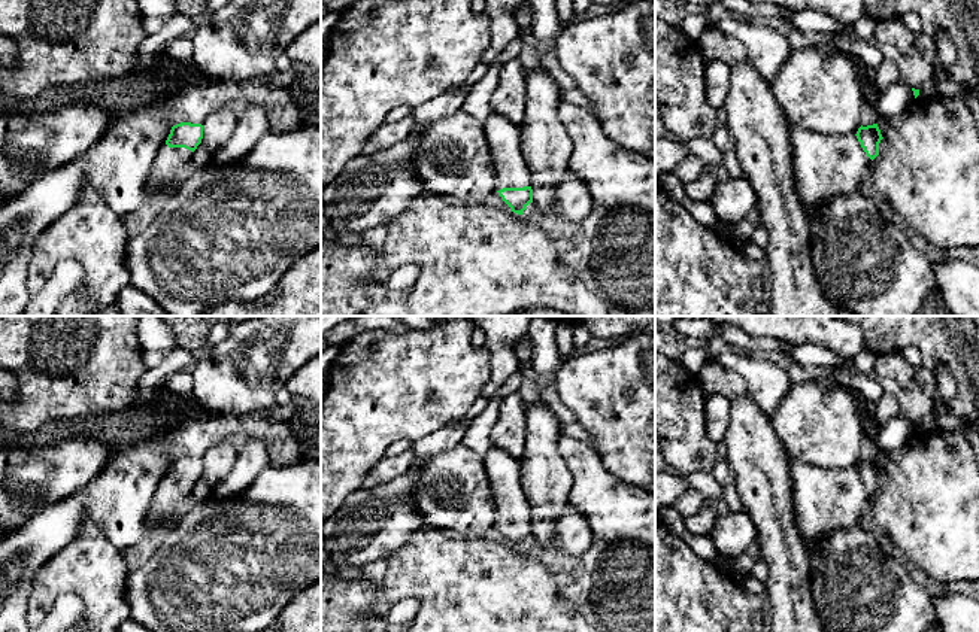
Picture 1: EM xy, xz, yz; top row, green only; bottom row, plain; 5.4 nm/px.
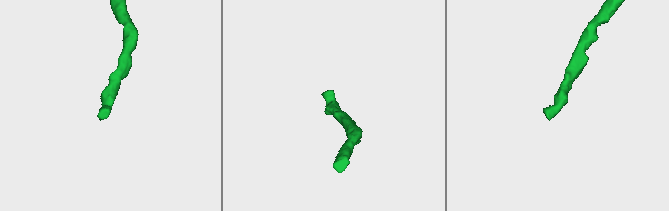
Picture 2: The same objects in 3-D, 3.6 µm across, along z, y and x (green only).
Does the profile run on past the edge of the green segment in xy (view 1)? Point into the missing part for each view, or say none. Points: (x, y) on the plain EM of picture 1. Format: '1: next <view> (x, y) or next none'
1: next xy (170, 500)

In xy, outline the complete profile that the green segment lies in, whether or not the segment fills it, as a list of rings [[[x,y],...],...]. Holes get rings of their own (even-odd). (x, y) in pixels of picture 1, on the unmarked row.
[[[181,456],[172,461],[158,484],[146,517],[145,532],[164,532],[193,505],[193,486],[201,477],[203,459]]]

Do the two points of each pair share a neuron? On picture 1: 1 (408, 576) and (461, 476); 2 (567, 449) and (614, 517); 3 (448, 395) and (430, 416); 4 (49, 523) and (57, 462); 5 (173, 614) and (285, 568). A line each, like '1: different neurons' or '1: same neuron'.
1: different neurons
2: same neuron
3: same neuron
4: different neurons
5: same neuron

